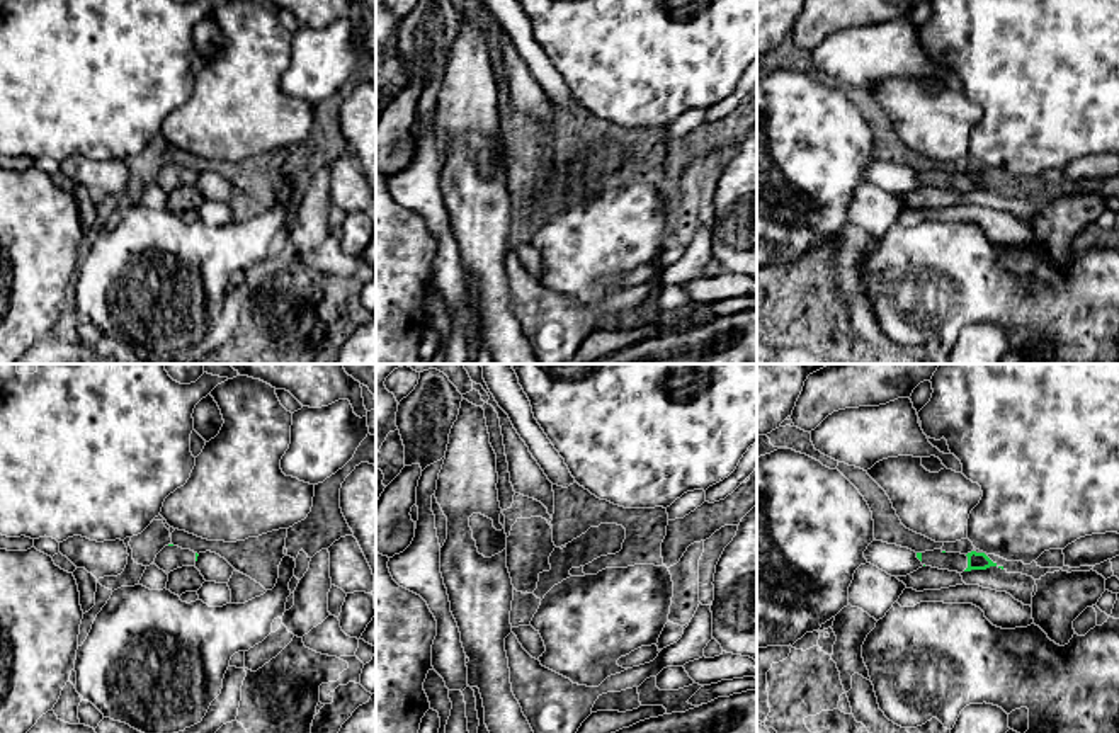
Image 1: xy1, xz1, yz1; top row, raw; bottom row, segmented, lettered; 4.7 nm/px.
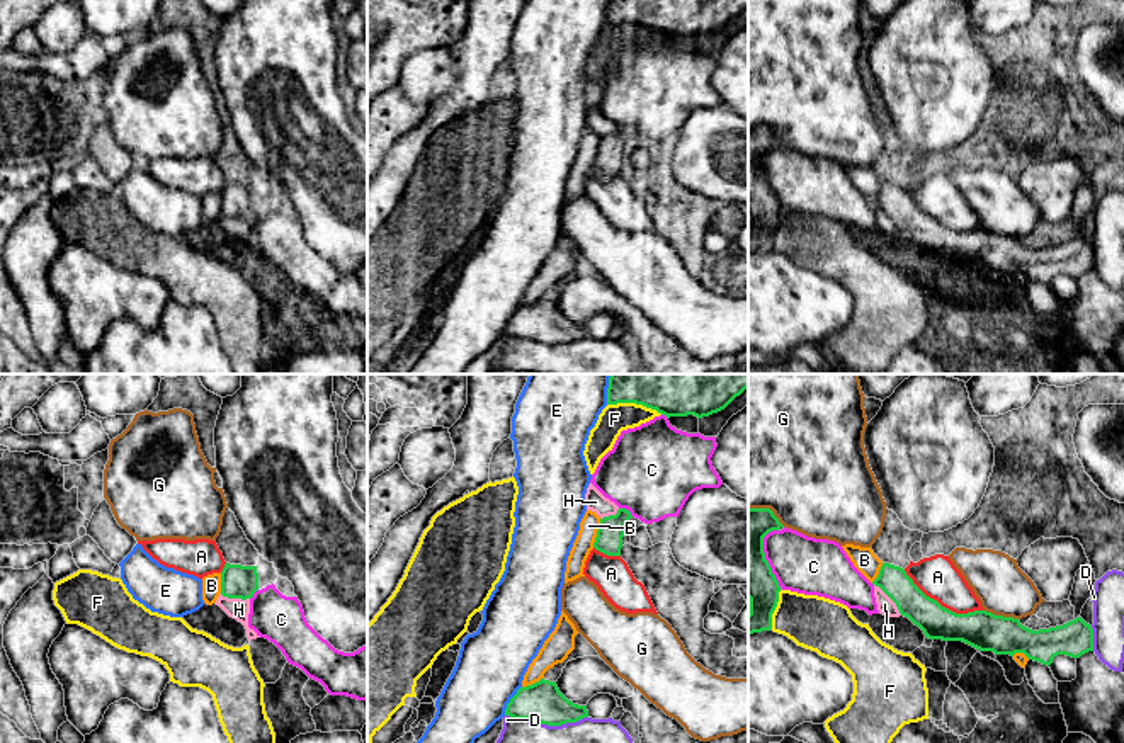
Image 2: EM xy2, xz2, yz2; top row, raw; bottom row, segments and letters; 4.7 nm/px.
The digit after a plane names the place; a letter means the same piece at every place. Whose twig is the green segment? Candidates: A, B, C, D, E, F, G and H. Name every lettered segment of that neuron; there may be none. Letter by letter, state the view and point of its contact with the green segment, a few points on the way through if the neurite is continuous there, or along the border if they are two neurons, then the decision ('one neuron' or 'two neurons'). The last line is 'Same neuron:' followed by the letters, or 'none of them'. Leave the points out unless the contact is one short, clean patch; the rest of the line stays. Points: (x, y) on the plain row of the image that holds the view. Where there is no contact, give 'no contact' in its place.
A: yz2 (941, 225) | two neurons
B: xz2 (597, 152) | two neurons
C: xz2 (624, 128) | two neurons
D: xz2 (546, 342) | two neurons
E: xz2 (510, 320) | two neurons
F: xz2 (635, 21) | two neurons
G: yz2 (1002, 235) | two neurons
H: yz2 (890, 216) | along yz2 (874, 203), (902, 233) | two neurons
Same neuron: none of them

